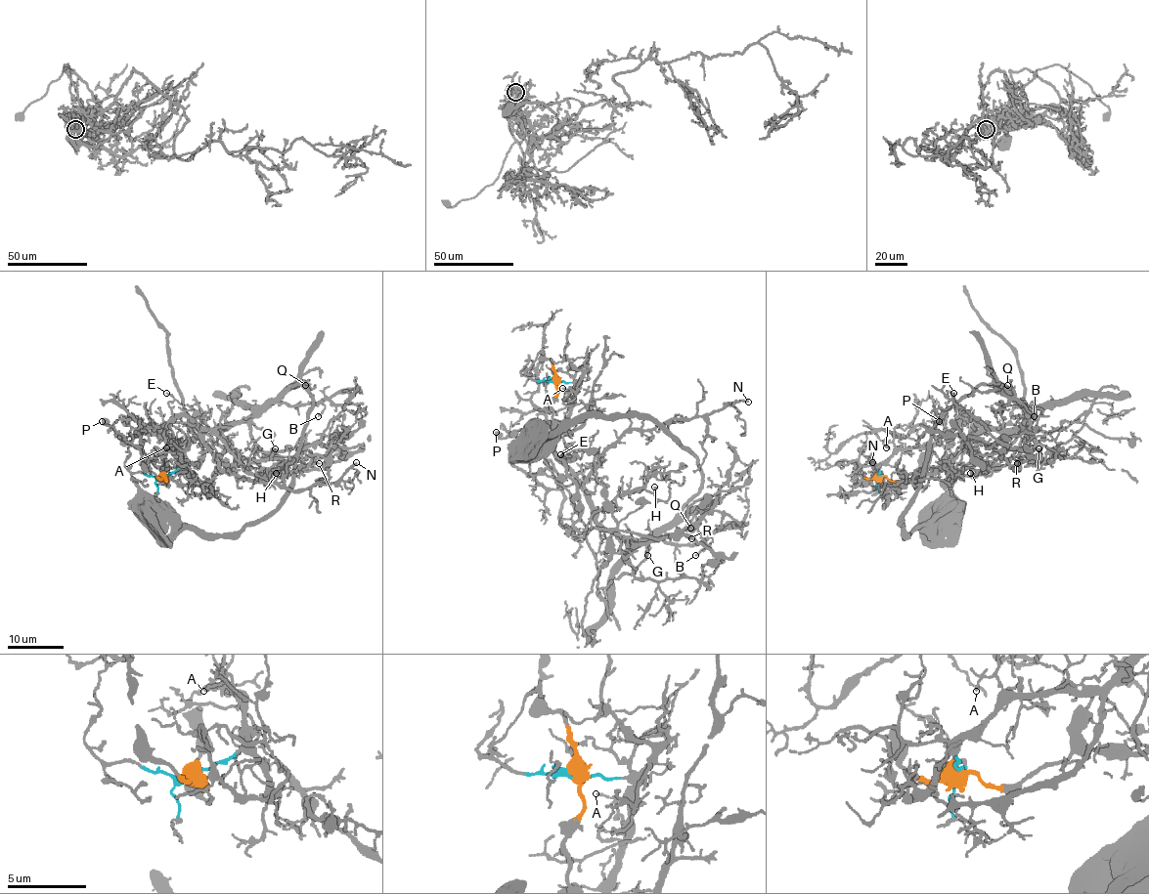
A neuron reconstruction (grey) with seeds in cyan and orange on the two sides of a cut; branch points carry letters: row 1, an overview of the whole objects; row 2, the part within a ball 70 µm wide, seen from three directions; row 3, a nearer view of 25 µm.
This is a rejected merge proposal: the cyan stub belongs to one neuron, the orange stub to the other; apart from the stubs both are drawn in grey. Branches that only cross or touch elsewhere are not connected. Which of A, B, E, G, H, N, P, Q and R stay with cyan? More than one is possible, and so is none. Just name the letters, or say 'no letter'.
A, B, E, G, H, N, Q

